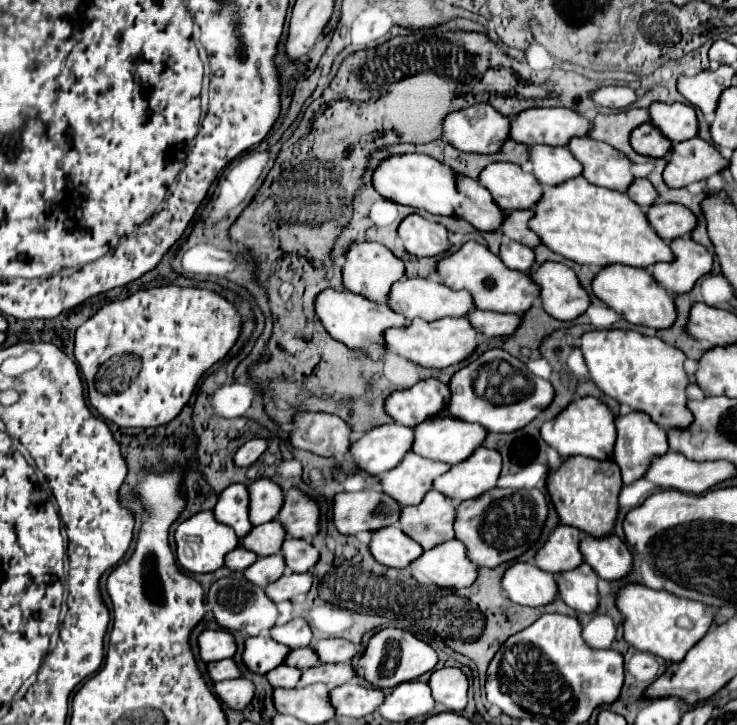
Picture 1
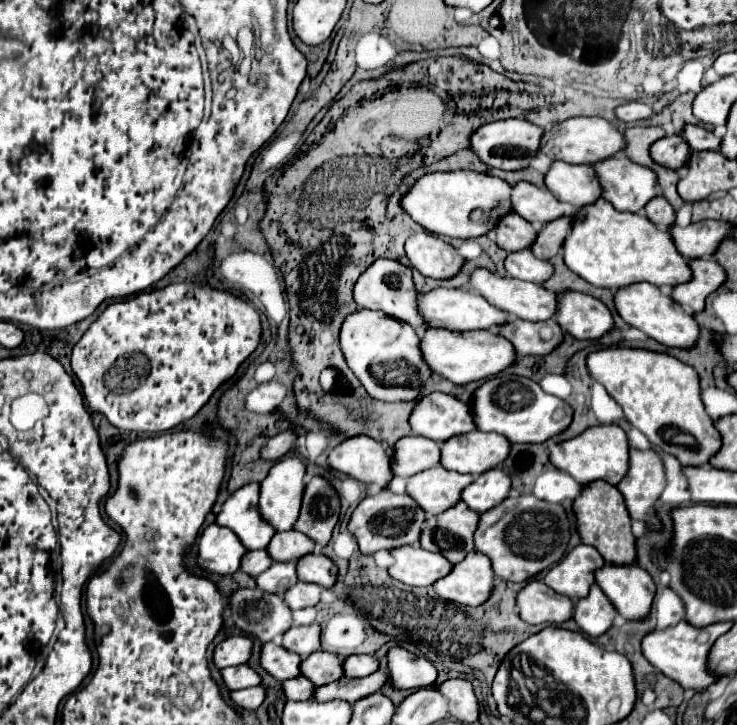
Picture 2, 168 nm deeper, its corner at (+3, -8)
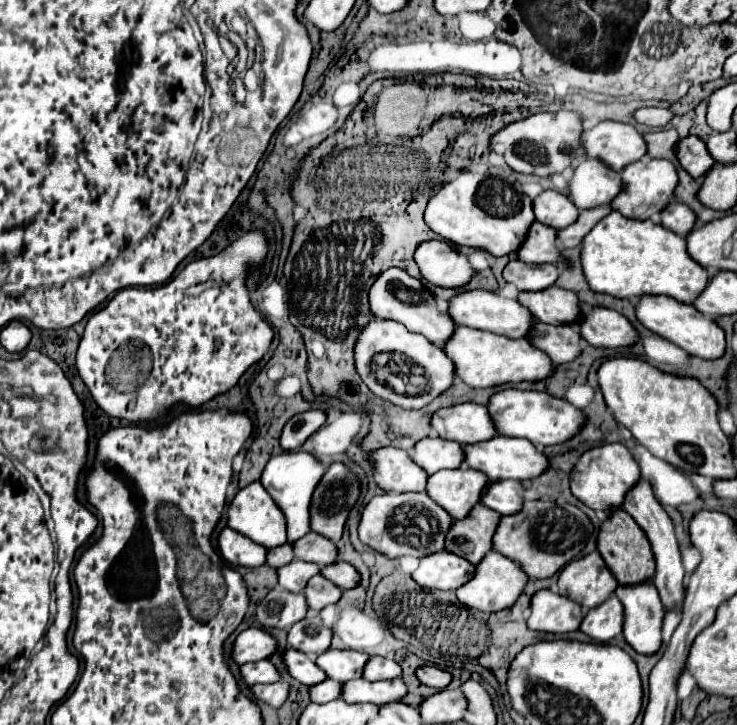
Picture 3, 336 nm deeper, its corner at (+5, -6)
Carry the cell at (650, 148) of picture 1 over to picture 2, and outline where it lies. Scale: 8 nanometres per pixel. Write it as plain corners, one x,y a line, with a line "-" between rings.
669,136
669,138
661,138
657,142
653,142
653,146
649,148
649,154
653,156
653,160
665,168
681,168
687,164
689,158
689,146
685,144
685,140
681,136

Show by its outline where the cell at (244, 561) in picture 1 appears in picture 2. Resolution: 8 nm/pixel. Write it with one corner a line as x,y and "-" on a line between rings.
253,550
245,554
245,560
241,560
241,570
249,576
259,576
271,566
271,558
265,550

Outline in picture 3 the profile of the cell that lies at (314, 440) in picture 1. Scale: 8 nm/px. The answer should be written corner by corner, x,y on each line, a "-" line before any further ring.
381,448
373,452
371,462
379,488
387,492
425,492
429,474
405,450

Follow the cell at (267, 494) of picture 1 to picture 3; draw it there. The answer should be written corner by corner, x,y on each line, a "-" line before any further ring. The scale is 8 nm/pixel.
283,452
279,456
273,456
261,476
261,484
265,486
265,490
271,494
271,498
275,498
275,502
279,504
279,508
283,510
285,518
287,518
287,536
289,542
295,542
299,538
303,538
305,534
311,532
311,522
309,522
309,504
311,504
311,494
315,490
315,486
319,484
319,478
323,478
325,468
323,464
309,452

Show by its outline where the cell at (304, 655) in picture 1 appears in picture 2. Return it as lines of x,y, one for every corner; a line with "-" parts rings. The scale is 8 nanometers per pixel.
317,650
309,658
301,660
301,674
309,678
315,686
335,682
343,674
341,656

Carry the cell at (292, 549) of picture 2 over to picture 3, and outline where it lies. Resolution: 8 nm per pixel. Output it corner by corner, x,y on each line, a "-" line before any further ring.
309,532
307,536
299,538
297,542
293,542
293,546
295,546
295,558
305,562
315,562
321,566
333,564
339,556
339,548
331,540
315,532

